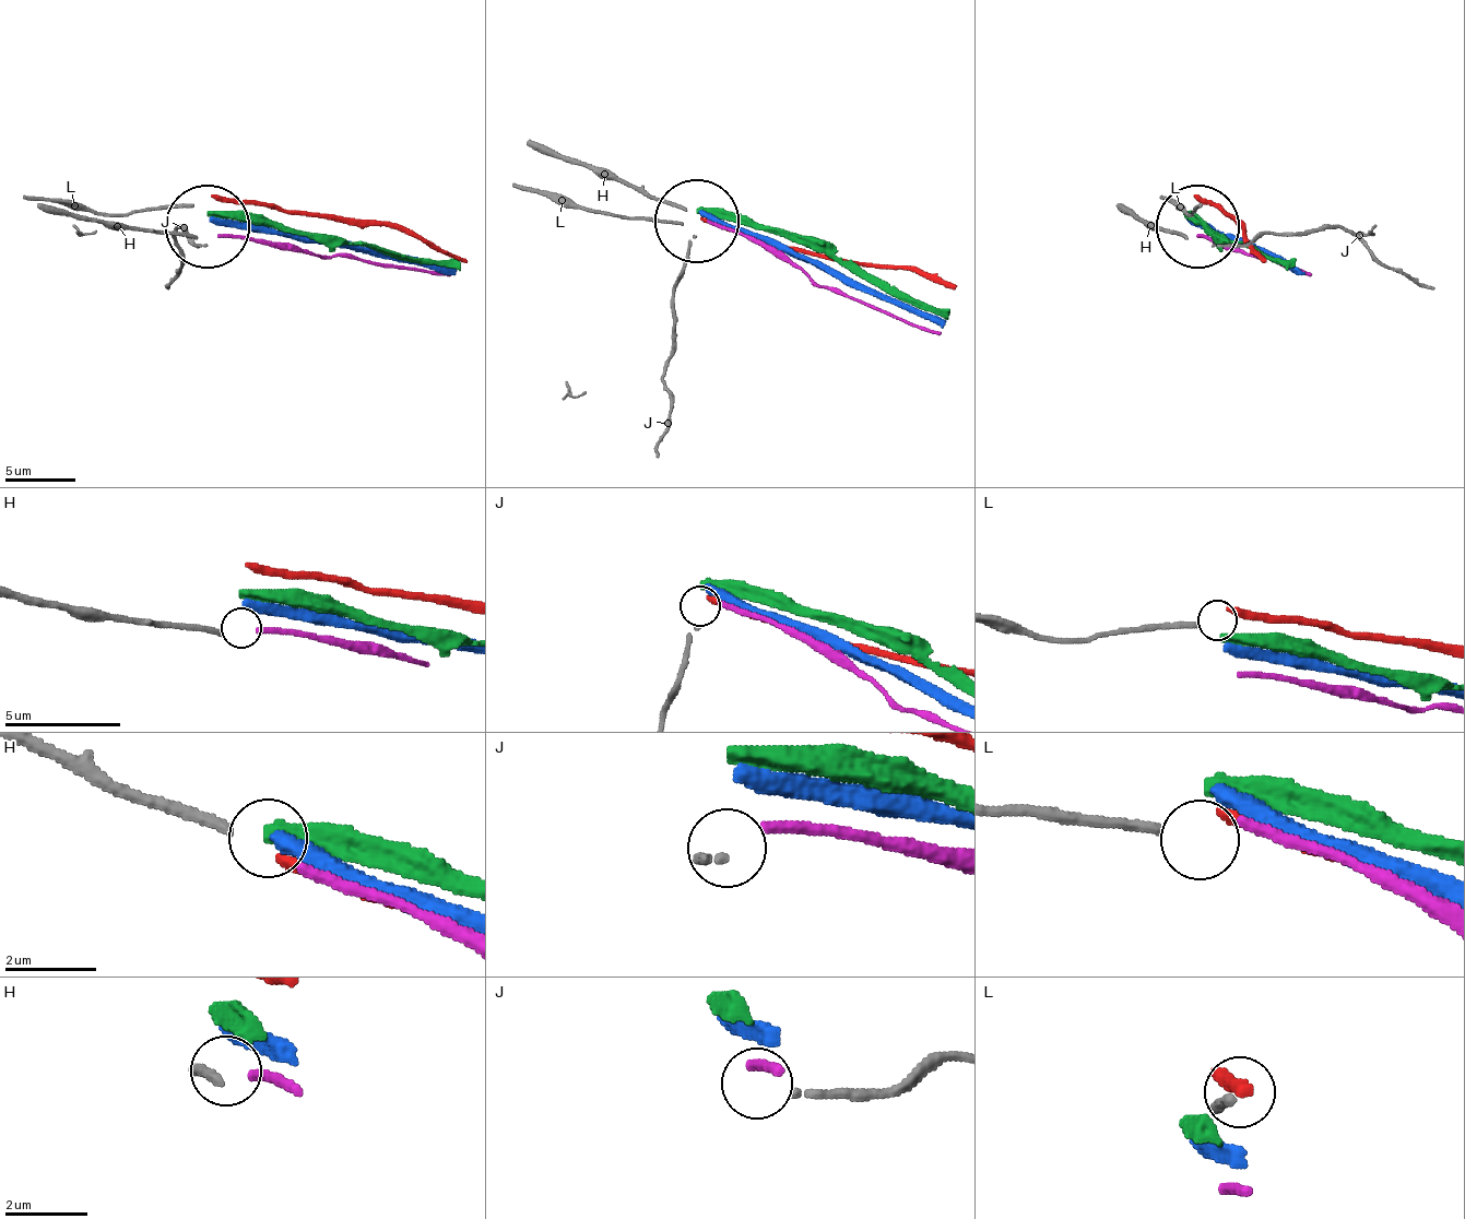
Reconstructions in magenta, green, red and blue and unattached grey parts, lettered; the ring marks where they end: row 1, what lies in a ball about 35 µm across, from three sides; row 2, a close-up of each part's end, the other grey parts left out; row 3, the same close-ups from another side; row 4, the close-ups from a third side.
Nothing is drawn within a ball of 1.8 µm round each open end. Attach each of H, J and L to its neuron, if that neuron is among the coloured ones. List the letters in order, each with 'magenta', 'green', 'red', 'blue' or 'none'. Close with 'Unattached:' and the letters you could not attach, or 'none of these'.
H: magenta
J: none
L: none
Unattached: J, L

